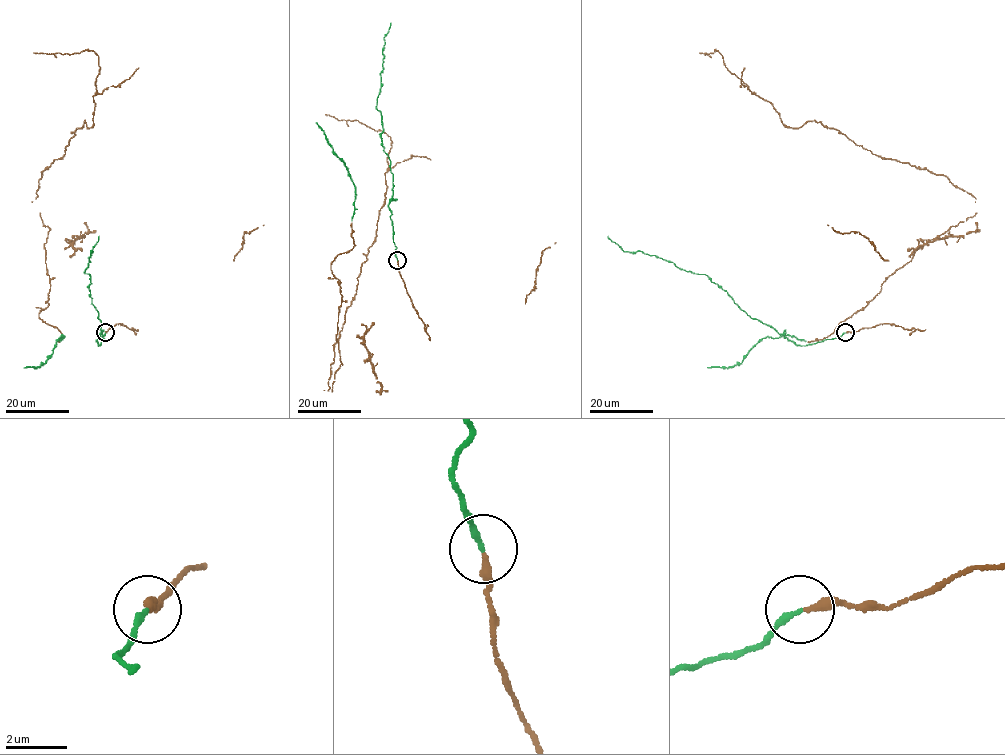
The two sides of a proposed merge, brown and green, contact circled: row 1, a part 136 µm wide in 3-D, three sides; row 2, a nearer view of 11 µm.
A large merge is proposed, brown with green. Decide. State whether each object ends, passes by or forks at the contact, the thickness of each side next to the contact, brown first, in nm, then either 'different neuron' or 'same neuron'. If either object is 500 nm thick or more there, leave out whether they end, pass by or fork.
brown ends there; green ends there; 260 nm thick on the brown side, 190 nm on the other; same neuron

